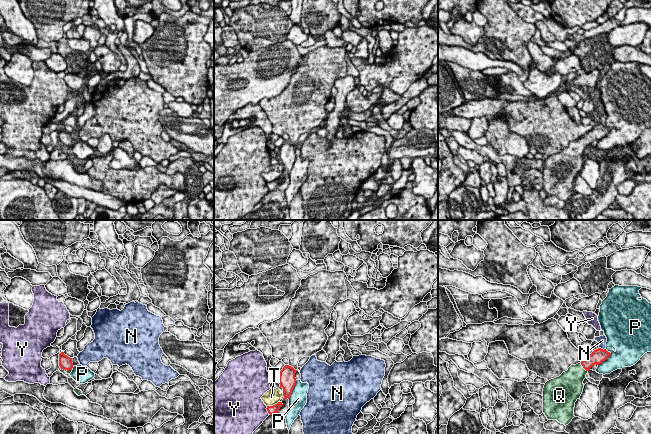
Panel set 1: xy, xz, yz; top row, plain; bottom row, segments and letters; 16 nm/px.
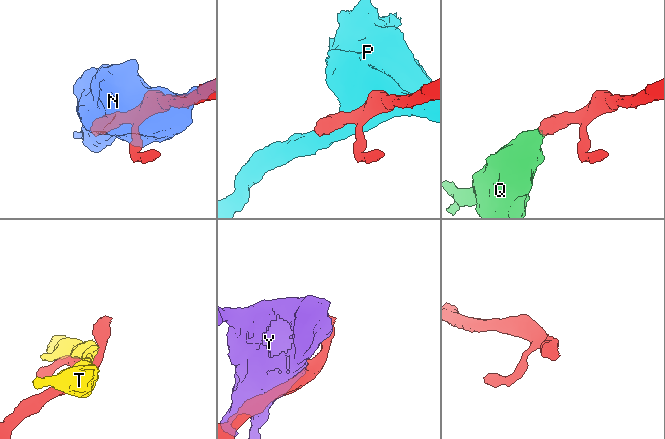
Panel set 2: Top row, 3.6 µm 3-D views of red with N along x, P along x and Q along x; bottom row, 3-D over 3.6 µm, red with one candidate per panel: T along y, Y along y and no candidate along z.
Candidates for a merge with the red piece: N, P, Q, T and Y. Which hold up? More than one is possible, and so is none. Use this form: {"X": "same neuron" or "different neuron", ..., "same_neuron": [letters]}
{"N": "different neuron", "P": "different neuron", "Q": "same neuron", "T": "different neuron", "Y": "different neuron", "same_neuron": ["Q"]}

